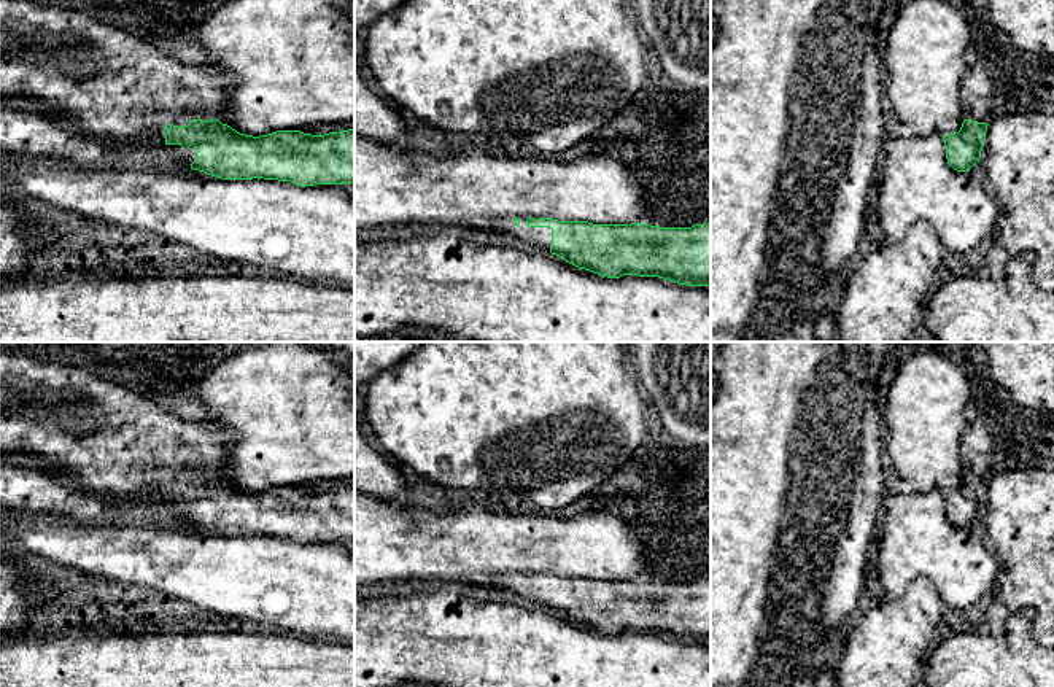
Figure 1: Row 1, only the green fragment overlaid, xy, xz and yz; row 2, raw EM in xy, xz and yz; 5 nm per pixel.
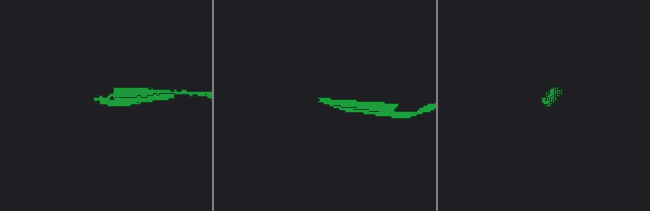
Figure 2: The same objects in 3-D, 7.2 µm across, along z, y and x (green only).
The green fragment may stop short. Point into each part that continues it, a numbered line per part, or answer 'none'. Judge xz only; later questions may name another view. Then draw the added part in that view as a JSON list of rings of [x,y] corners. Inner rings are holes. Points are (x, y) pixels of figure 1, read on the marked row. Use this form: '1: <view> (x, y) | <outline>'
1: xz (534, 237) | [[[504,218],[493,221],[485,227],[488,234],[510,235],[533,248],[545,248],[550,253],[552,248],[552,229],[550,227],[528,227],[526,219],[520,218],[520,226],[515,226],[515,218]]]

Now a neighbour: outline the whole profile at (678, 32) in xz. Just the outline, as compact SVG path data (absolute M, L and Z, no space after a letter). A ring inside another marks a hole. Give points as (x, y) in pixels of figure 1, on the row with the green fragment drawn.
M628 0L650 57L676 83L711 92L711 0Z

